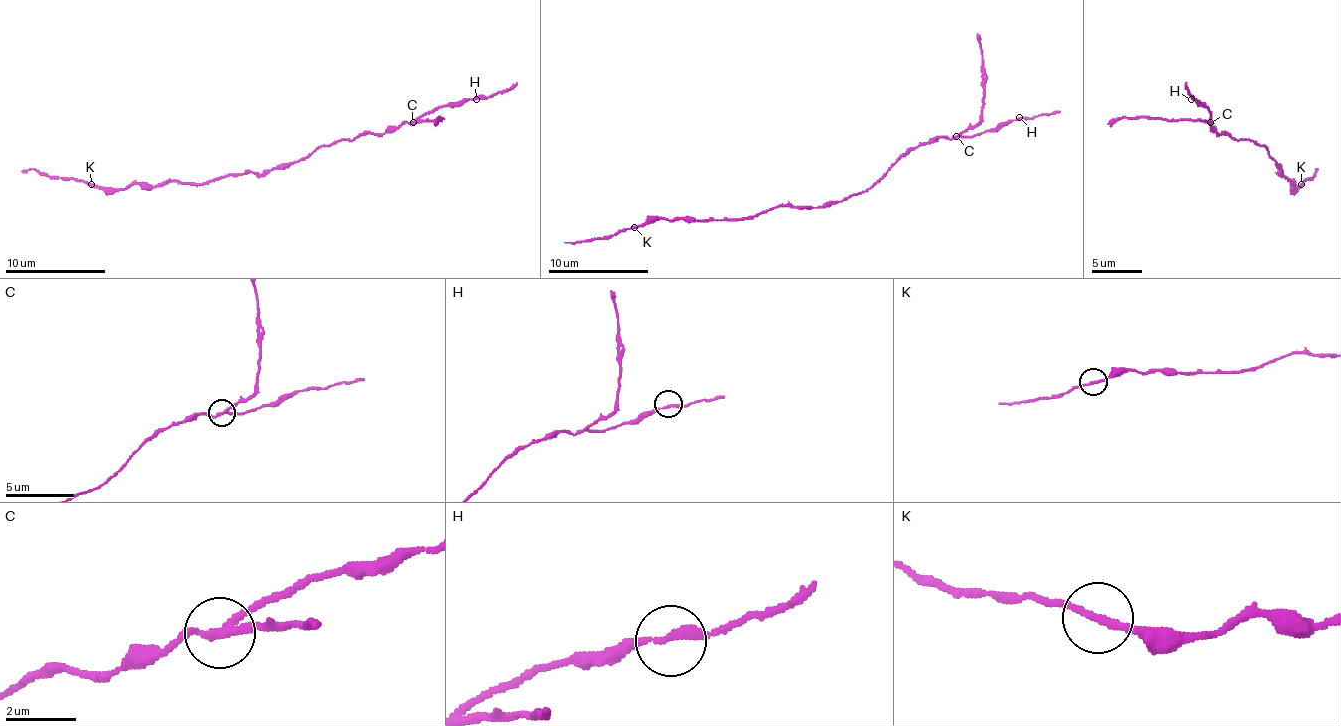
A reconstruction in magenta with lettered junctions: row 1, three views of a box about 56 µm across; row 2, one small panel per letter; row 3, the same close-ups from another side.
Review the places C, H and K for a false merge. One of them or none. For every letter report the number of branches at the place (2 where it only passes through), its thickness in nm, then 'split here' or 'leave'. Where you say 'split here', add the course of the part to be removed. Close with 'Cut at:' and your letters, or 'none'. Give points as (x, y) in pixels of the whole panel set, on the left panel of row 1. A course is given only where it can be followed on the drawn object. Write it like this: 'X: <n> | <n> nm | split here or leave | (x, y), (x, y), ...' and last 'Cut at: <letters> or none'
C: 3 | 180 nm | split here | (413, 122), (428, 122), (438, 117), (433, 124)
H: 2 | 220 nm | leave
K: 2 | 190 nm | leave
Cut at: C

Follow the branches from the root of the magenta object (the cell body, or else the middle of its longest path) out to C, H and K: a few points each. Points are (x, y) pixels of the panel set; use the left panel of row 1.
C: (286, 167), (341, 139), (353, 139), (358, 134), (383, 134), (406, 122), (413, 122)
H: (286, 167), (341, 139), (353, 139), (358, 134), (383, 134), (406, 122), (416, 122), (441, 107), (476, 99)
K: (286, 167), (228, 174), (201, 184), (163, 182), (123, 189), (91, 184)

